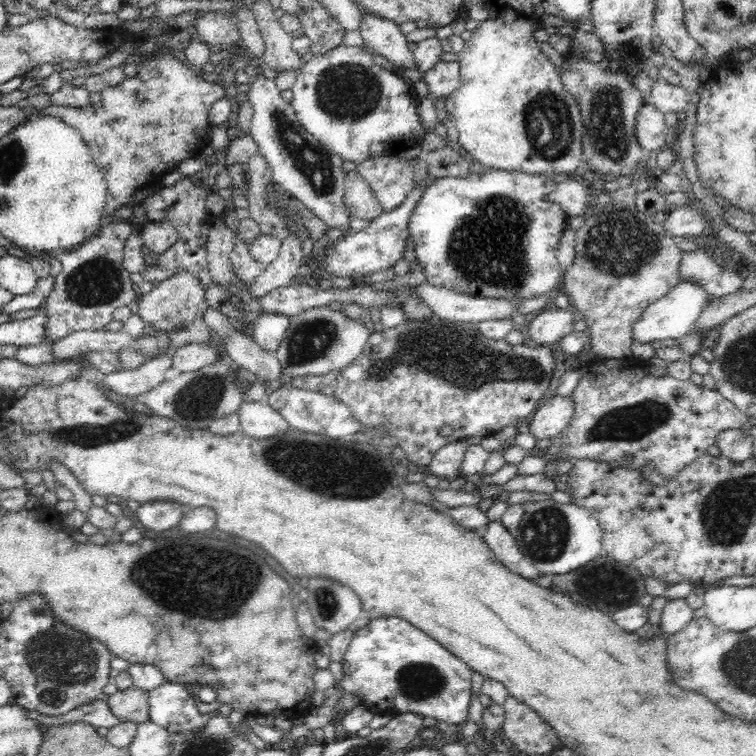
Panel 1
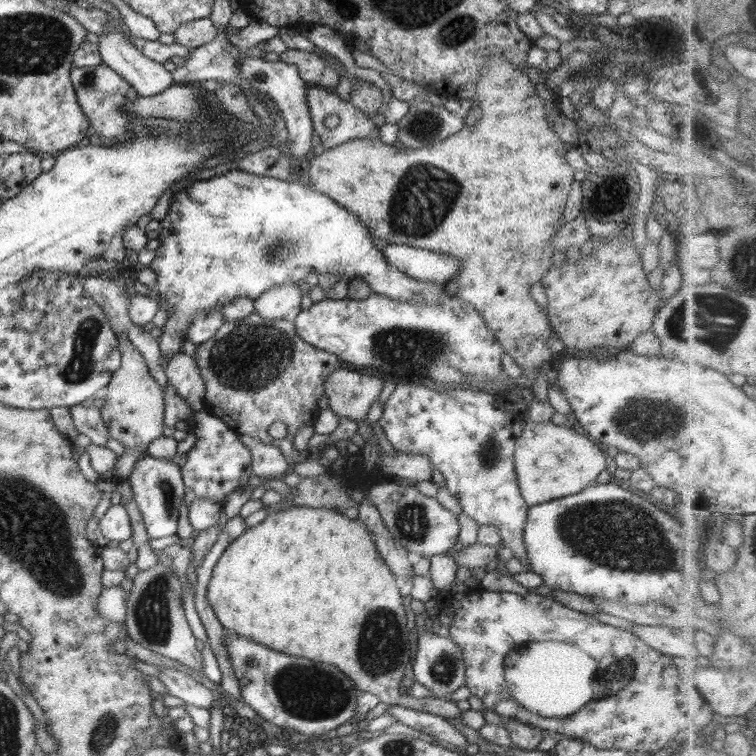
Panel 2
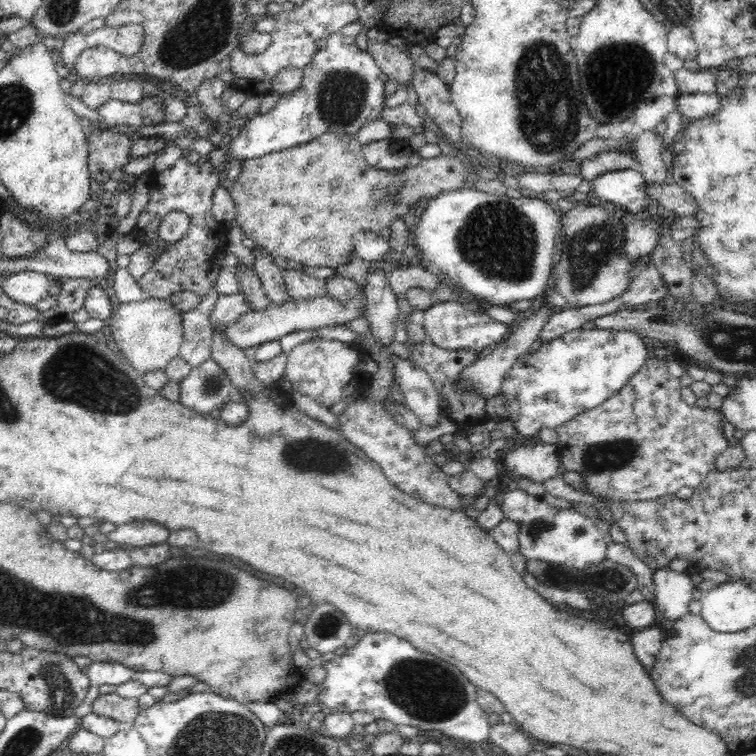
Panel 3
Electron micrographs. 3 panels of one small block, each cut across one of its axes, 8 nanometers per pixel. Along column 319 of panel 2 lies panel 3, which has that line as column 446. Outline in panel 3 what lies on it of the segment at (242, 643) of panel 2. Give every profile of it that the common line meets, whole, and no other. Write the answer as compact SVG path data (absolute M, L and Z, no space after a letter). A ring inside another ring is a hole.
M361 633L360 640L354 644L349 649L346 649L342 655L334 655L332 660L322 662L322 665L326 668L328 672L326 679L318 684L319 695L317 698L317 703L321 706L324 705L326 708L330 708L331 711L340 711L345 713L352 712L369 712L370 714L374 714L376 718L380 716L380 718L384 718L384 720L392 720L392 722L396 722L396 724L410 724L410 726L415 726L422 732L440 732L440 734L444 734L444 738L442 740L447 739L457 739L459 742L464 742L464 744L477 744L479 746L486 746L486 740L490 736L490 722L488 721L488 713L482 710L482 707L477 703L477 688L472 684L472 682L468 681L468 678L461 674L460 670L457 670L453 664L446 662L440 658L436 658L436 656L422 652L411 642L406 641L406 639L397 637L393 634L388 633Z

